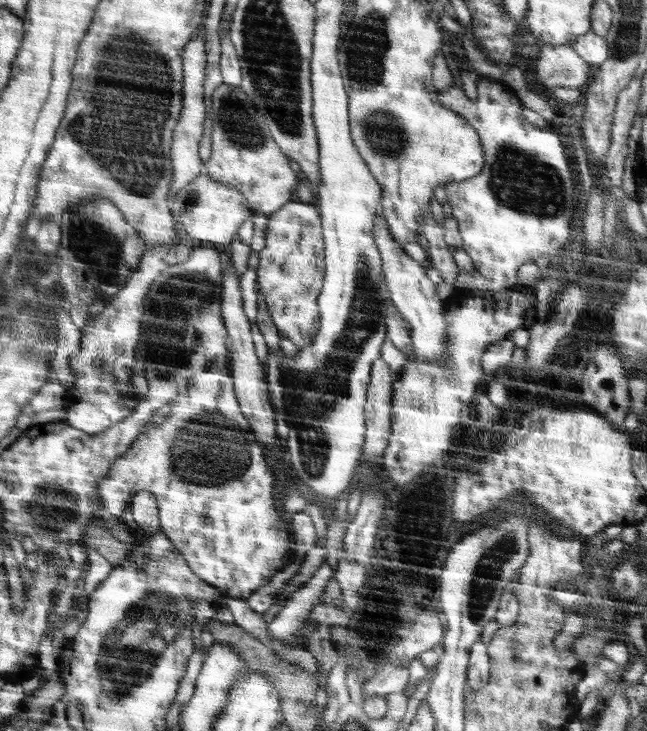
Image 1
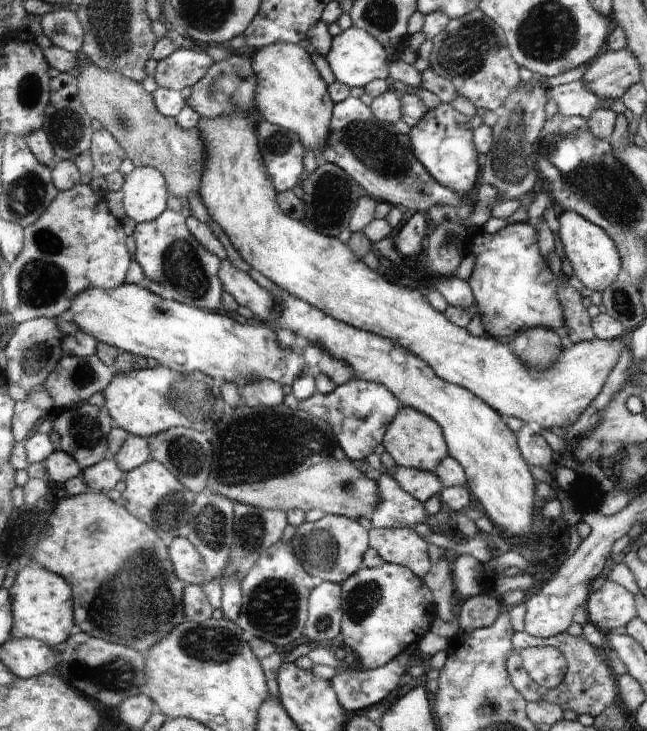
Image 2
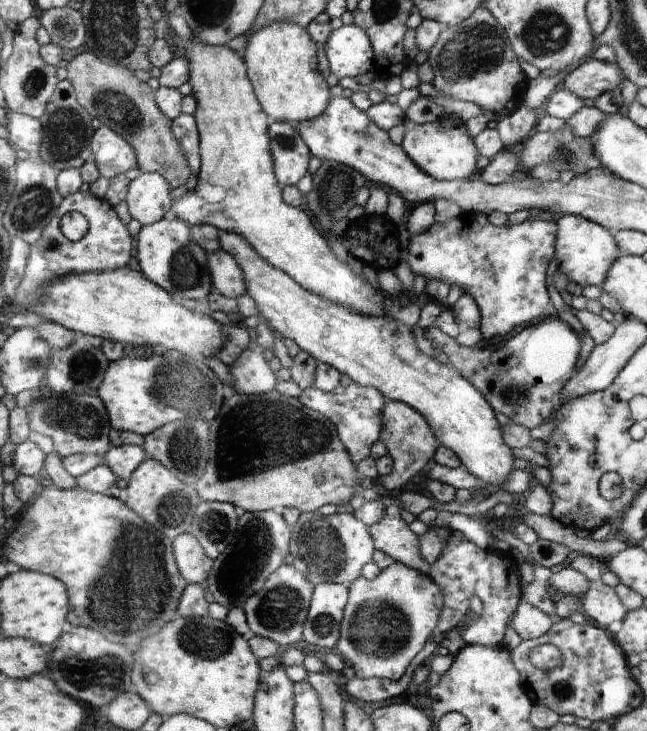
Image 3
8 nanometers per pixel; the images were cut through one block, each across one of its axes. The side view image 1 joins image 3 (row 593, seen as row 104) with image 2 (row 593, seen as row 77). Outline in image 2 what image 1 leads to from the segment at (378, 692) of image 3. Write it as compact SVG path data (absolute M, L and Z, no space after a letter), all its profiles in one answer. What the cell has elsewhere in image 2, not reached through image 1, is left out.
M476 594L466 599L459 616L460 633L470 633L492 626L500 616L498 598L490 594Z

